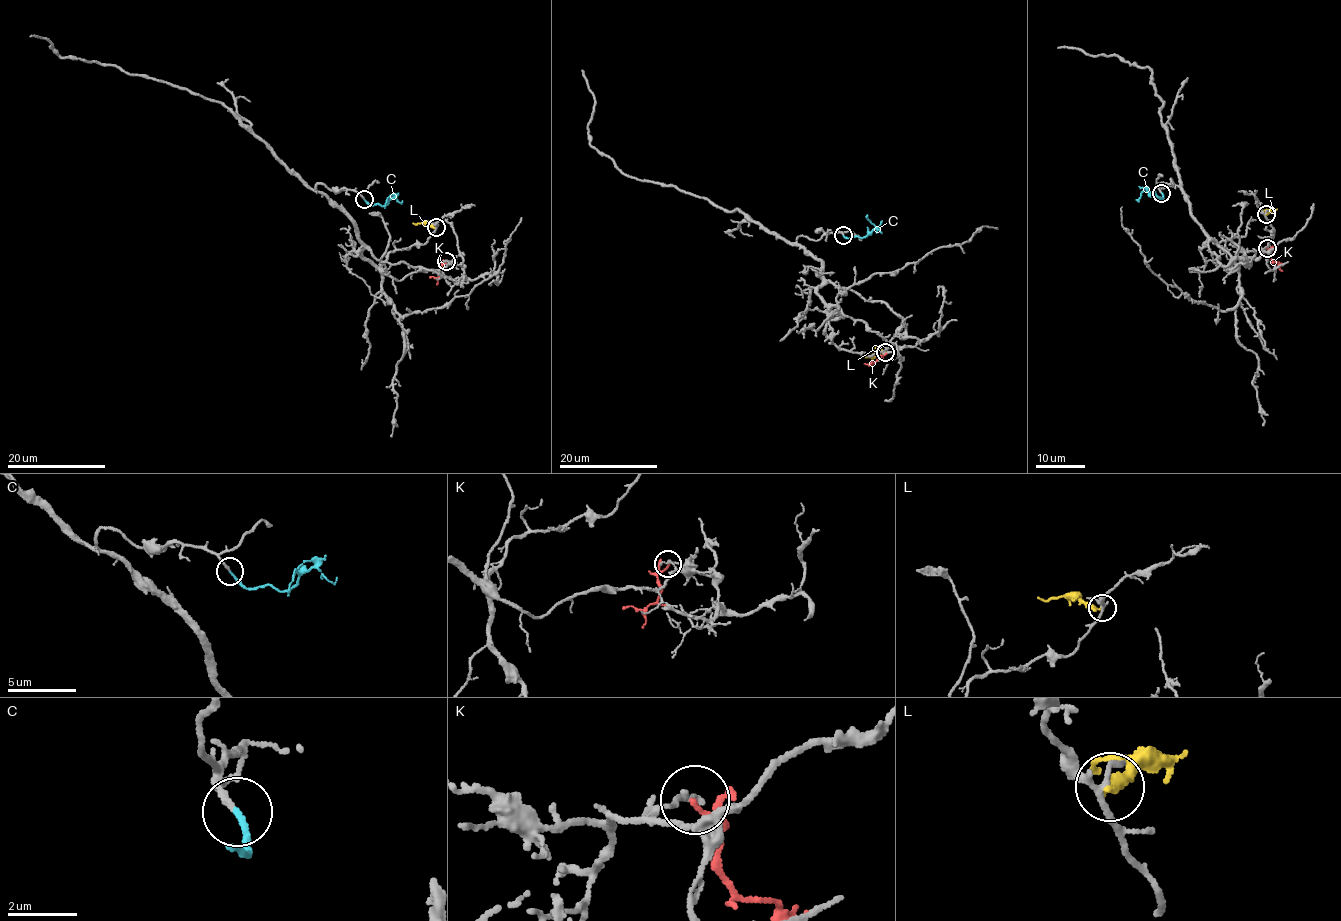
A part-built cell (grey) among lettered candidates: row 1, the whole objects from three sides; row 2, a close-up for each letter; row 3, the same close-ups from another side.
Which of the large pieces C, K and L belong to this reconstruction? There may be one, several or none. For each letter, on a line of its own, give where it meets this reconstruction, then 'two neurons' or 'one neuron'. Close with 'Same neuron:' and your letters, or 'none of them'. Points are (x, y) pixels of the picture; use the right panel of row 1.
C: contact (1161, 193); one neuron
K: contact (1267, 248); two neurons
L: contact (1266, 214); two neurons
Same neuron: C

